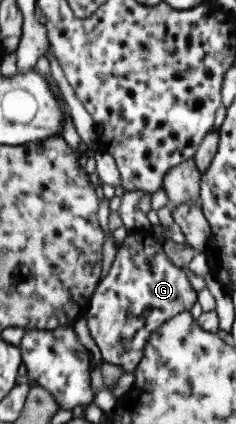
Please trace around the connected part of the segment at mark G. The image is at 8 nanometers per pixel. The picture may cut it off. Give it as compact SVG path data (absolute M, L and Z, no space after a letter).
M149 230L129 233L117 247L115 259L104 279L91 297L84 316L92 338L96 341L104 362L120 366L124 372L134 373L144 354L144 345L161 325L183 311L190 311L197 303L197 291L192 288L186 272L172 263L163 248L163 240L153 238Z

